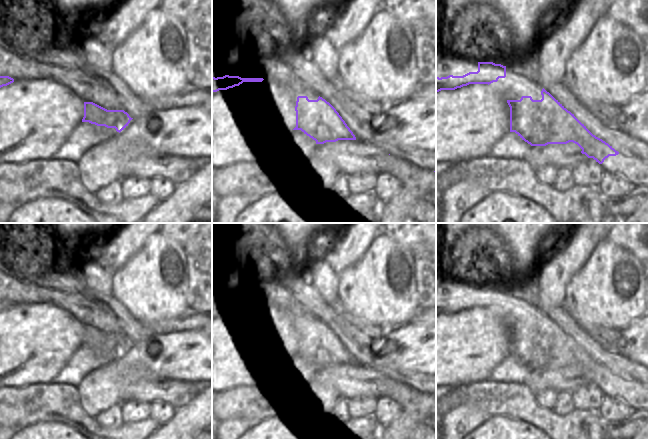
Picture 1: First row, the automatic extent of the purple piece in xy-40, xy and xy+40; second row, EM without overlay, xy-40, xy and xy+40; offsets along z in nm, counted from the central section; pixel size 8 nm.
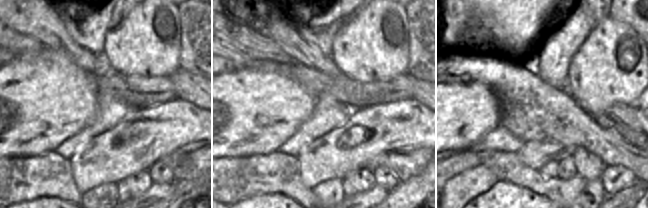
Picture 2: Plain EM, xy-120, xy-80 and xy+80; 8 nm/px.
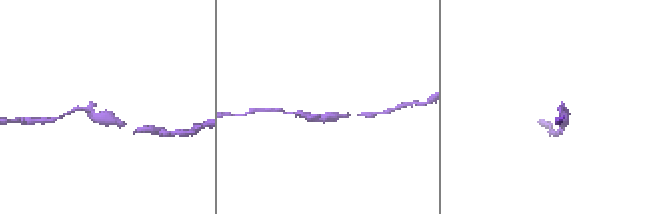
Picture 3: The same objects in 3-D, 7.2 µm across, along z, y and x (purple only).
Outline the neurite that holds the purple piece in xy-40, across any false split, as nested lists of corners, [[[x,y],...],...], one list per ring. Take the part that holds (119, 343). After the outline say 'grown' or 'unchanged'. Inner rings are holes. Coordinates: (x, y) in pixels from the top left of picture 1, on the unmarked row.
[[[84,326],[82,346],[115,352],[120,357],[128,350],[132,343],[124,334],[107,334],[93,326]]]; unchanged

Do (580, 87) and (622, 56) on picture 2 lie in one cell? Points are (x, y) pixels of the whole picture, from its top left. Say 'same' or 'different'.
same

